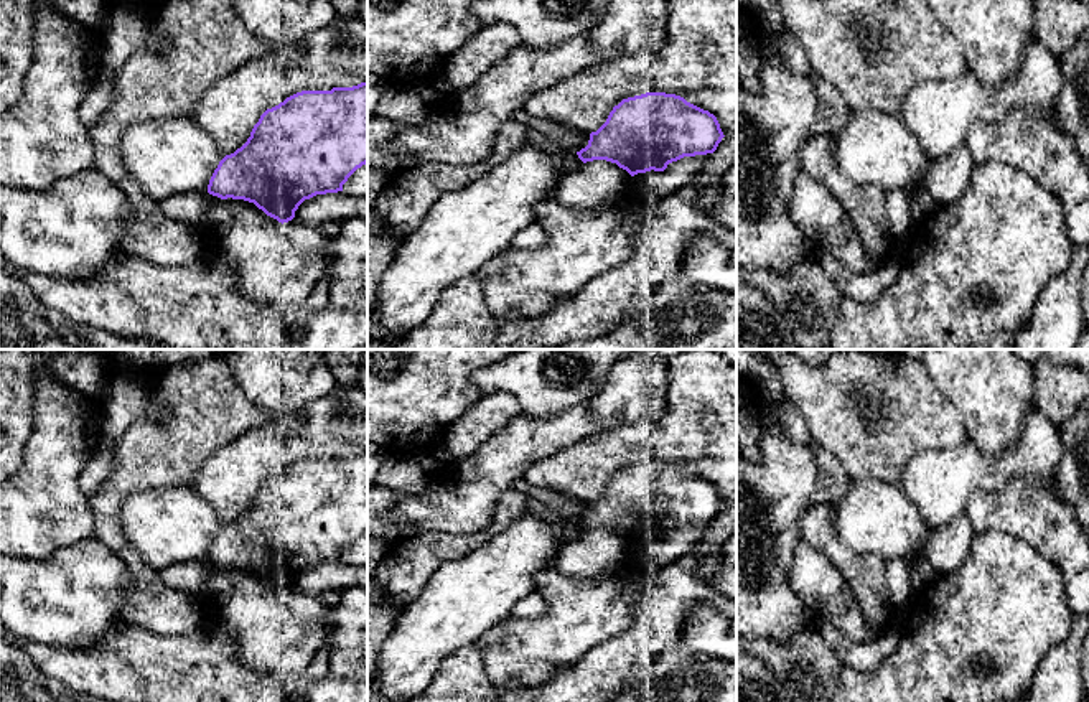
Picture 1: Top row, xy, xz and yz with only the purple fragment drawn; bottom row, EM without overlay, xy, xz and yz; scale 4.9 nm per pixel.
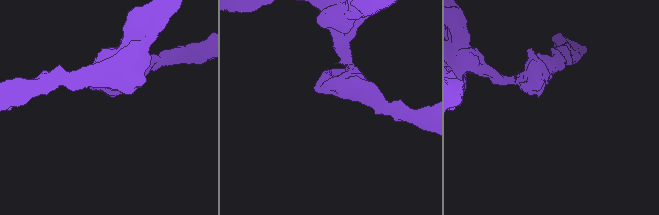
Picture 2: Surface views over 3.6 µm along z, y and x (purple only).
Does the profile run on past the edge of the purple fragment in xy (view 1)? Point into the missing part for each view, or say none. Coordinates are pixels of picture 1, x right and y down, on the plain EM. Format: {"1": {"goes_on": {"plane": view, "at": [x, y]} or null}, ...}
{"1": {"goes_on": null}}

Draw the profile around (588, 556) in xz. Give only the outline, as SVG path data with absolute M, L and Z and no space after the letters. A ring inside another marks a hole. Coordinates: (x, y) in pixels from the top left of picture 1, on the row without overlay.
M593 529L562 545L555 567L568 577L596 578L629 564L631 544L616 532Z

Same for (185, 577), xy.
M208 559L189 564L176 564L165 567L160 572L160 577L170 588L196 597L208 577L208 565Z

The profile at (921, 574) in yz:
M921 554L909 559L909 577L914 592L934 585L939 575L941 572L929 565Z

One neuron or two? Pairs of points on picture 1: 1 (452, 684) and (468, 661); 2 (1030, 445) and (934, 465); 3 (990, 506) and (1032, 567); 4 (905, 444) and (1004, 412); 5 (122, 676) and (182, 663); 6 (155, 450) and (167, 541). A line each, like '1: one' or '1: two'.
1: one
2: one
3: two
4: two
5: one
6: two

